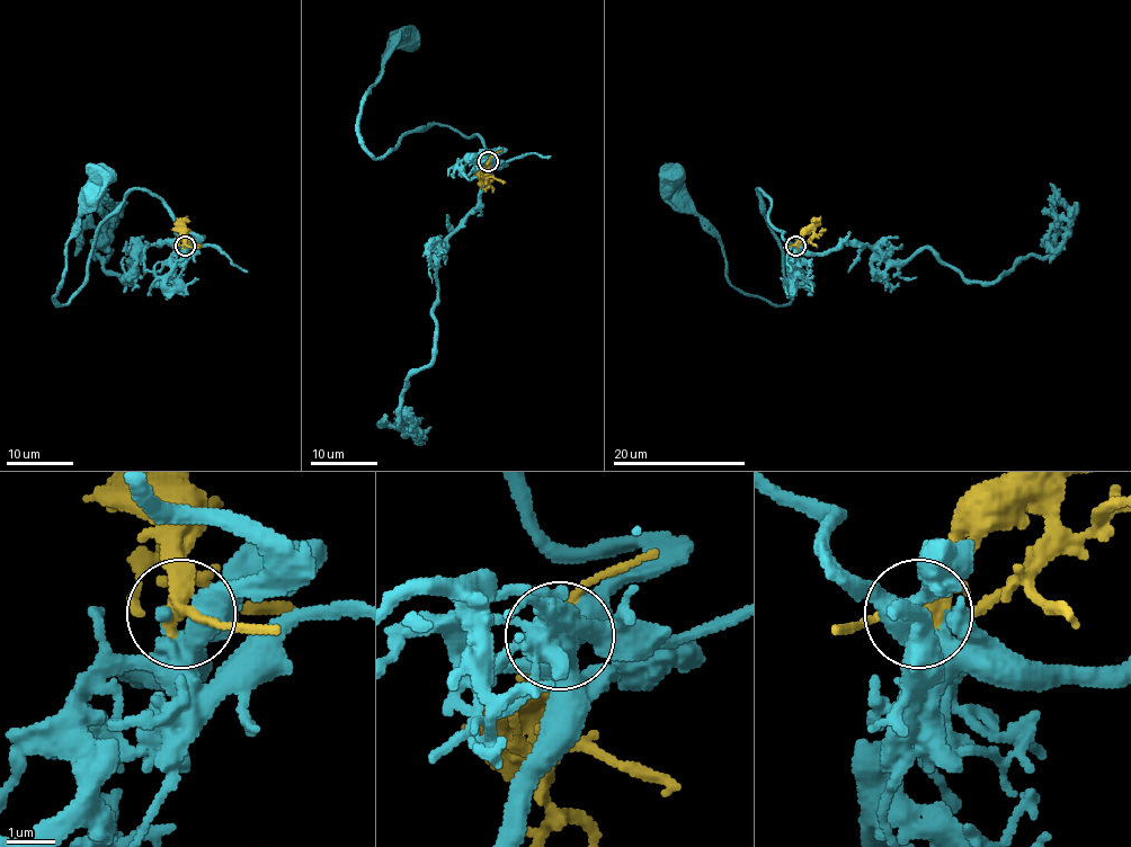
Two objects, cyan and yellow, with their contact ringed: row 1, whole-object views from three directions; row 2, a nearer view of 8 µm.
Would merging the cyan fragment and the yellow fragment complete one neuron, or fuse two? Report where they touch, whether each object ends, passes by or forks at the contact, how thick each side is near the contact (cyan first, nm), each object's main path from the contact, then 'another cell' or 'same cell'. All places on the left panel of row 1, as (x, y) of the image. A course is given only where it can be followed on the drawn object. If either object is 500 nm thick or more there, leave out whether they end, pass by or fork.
at (185, 246); cyan forks there; yellow passes by; 460 nm thick on the cyan side, 320 nm on the other; cyan runs (185, 246), (196, 238), (159, 197), (132, 189), (99, 228), (87, 281), (59, 305), (79, 194), (103, 172); yellow runs (185, 246), (184, 234), (192, 244), (202, 246); same cell

